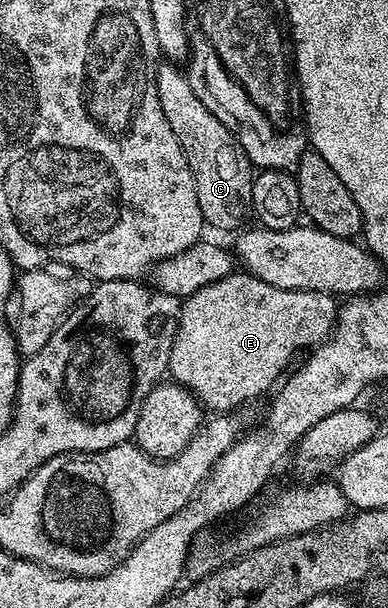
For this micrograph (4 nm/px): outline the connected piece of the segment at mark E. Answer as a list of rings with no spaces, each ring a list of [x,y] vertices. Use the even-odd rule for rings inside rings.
[[[234,270],[226,278],[183,297],[167,375],[193,392],[205,409],[231,413],[236,410],[232,408],[271,389],[285,375],[284,367],[296,352],[323,344],[336,327],[337,311],[335,295],[270,286],[257,276]]]

